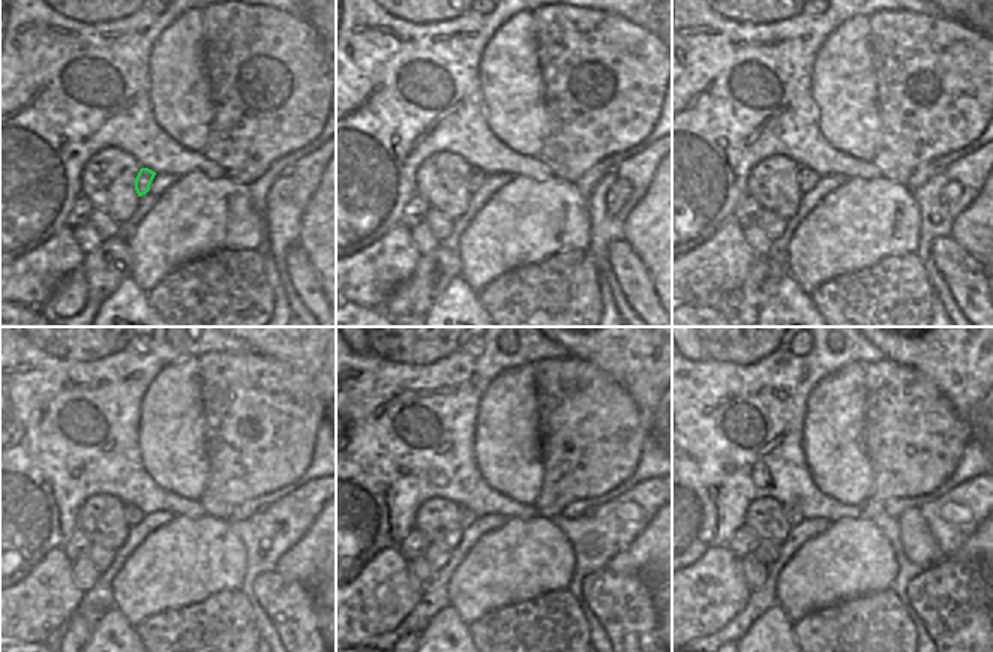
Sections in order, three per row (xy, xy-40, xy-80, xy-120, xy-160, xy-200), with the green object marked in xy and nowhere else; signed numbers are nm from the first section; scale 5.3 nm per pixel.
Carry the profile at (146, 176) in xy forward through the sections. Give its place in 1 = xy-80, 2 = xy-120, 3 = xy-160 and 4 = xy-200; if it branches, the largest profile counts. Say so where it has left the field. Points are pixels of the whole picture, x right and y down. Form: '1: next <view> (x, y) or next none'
1: next xy-80 (807, 177)
2: next xy-120 (132, 514)
3: next xy-160 (465, 516)
4: next xy-200 (792, 513)

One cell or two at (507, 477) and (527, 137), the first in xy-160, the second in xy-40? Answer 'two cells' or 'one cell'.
one cell

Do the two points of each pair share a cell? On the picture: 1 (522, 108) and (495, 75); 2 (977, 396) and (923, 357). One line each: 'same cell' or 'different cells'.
1: same cell
2: same cell

